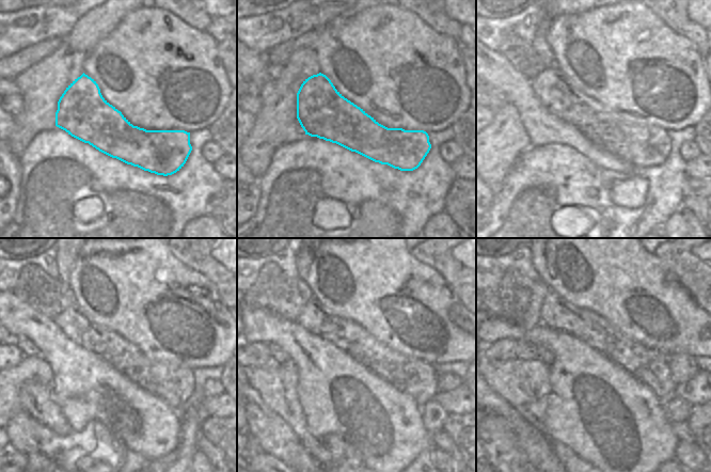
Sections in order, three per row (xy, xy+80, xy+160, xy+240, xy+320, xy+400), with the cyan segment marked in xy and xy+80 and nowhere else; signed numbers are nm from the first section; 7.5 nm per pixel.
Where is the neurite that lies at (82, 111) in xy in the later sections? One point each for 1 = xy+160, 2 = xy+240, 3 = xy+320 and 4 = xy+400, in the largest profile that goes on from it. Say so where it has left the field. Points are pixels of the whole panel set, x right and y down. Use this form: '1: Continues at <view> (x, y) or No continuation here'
1: Continues at xy+160 (637, 145)
2: Continues at xy+240 (173, 383)
3: Continues at xy+320 (420, 381)
4: Continues at xy+400 (556, 313).

